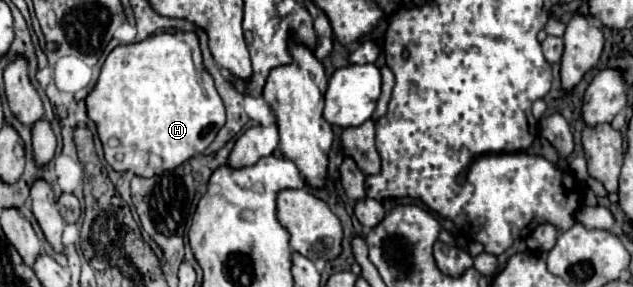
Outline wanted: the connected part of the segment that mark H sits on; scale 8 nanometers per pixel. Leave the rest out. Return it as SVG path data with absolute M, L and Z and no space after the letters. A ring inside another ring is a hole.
M163 32L141 42L117 46L105 58L99 80L85 98L85 106L87 116L97 126L109 166L115 172L133 172L143 178L173 170L195 154L201 154L225 124L225 106L215 90L213 78L201 64L199 40L193 32Z

